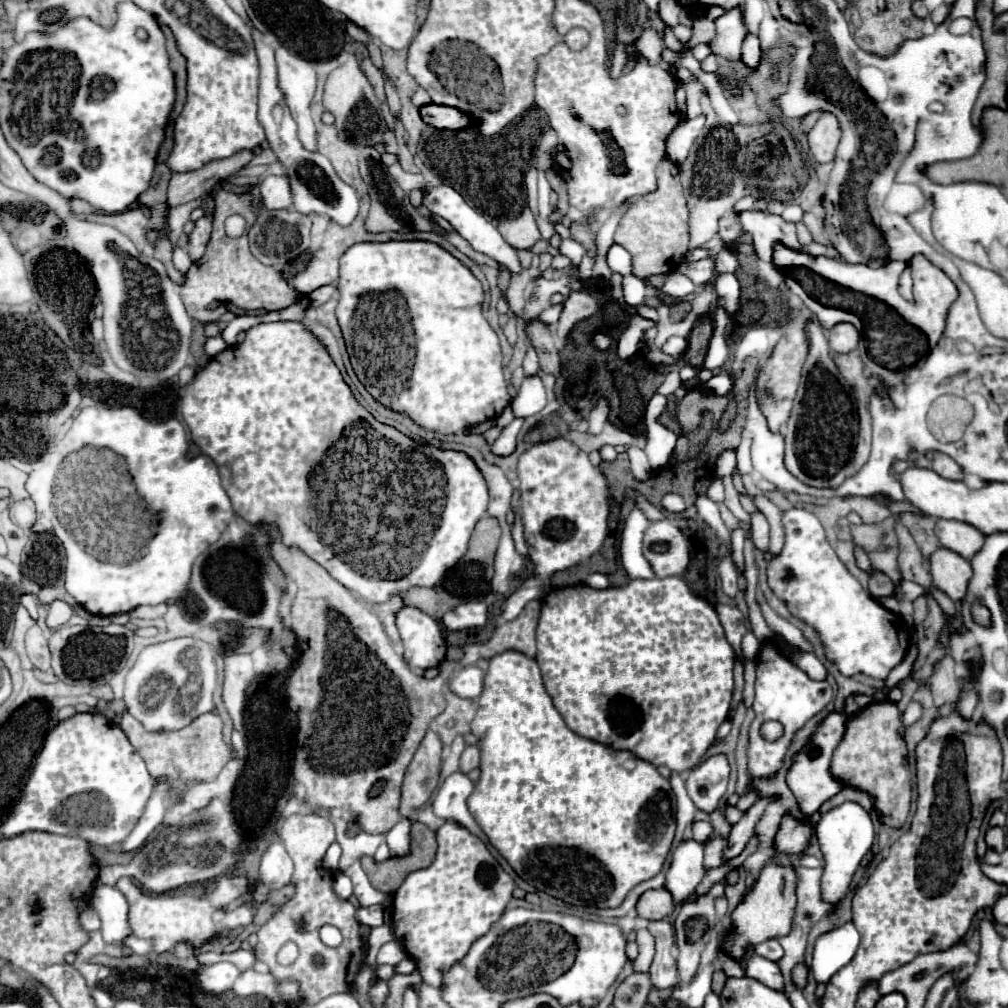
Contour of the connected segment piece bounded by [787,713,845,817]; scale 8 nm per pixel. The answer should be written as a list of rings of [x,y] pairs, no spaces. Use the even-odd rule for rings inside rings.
[[[829,713],[829,715],[825,717],[825,721],[819,725],[819,729],[817,729],[817,733],[813,735],[811,743],[807,745],[807,749],[801,751],[801,753],[795,757],[795,761],[793,761],[793,765],[791,765],[789,773],[787,773],[787,783],[789,783],[791,791],[793,791],[793,795],[797,797],[799,811],[801,811],[803,815],[807,815],[807,817],[813,815],[813,813],[817,813],[817,809],[819,809],[829,797],[837,795],[839,789],[841,789],[841,783],[835,781],[833,775],[829,775],[829,759],[831,759],[835,747],[841,743],[843,733],[845,733],[845,719],[843,719],[843,715],[841,715],[841,713]]]

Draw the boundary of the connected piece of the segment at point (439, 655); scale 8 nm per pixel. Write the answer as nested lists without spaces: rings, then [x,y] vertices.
[[[403,607],[397,615],[397,627],[403,639],[405,661],[411,669],[423,671],[445,661],[445,639],[433,617],[415,607]]]

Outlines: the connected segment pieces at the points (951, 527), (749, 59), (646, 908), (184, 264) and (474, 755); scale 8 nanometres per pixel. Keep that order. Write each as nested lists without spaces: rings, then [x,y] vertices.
[[[937,519],[935,535],[943,547],[957,551],[961,557],[973,557],[985,539],[985,535],[969,523],[955,521],[955,519]]]
[[[747,35],[743,41],[743,63],[751,69],[757,69],[761,61],[761,47],[755,35]]]
[[[667,889],[647,891],[641,895],[637,903],[637,913],[639,917],[645,917],[645,919],[665,919],[673,909],[675,909],[675,903]]]
[[[175,247],[175,251],[173,251],[173,265],[175,265],[175,269],[179,269],[181,273],[185,273],[185,271],[193,265],[193,261],[189,259],[189,255],[187,255],[181,247]]]
[[[473,745],[473,747],[467,747],[459,759],[459,771],[461,773],[469,773],[471,769],[475,769],[479,765],[479,749]]]

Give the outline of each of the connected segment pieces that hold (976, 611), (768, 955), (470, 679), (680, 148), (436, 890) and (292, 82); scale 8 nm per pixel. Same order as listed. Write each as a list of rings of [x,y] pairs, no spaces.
[[[975,601],[975,603],[971,605],[971,617],[973,617],[975,623],[979,623],[979,625],[983,625],[983,627],[987,627],[987,625],[991,623],[991,613],[989,613],[989,609],[987,609],[985,605],[981,605],[979,601]]]
[[[777,939],[763,941],[763,943],[755,945],[755,947],[753,947],[753,951],[755,951],[757,955],[765,957],[765,959],[771,959],[771,961],[775,961],[775,963],[777,963],[777,961],[783,957],[783,947],[779,945],[779,941],[777,941]]]
[[[475,665],[457,669],[457,673],[449,677],[449,689],[459,697],[477,699],[483,689],[483,671]]]
[[[699,115],[695,119],[689,119],[685,123],[679,123],[673,131],[673,135],[669,135],[667,139],[667,157],[673,163],[683,163],[693,141],[697,139],[697,135],[701,133],[705,125],[705,115]]]
[[[447,821],[437,831],[437,843],[439,849],[435,861],[427,869],[409,873],[403,885],[393,895],[393,905],[391,905],[391,925],[395,939],[403,945],[409,959],[415,961],[423,983],[433,987],[441,987],[443,971],[451,969],[453,963],[461,961],[467,955],[469,947],[489,931],[493,921],[501,917],[515,887],[513,879],[501,869],[501,865],[489,853],[485,843],[473,833],[469,833],[461,823]]]
[[[285,47],[275,49],[277,61],[277,85],[285,97],[291,117],[299,125],[301,143],[309,151],[317,151],[317,131],[311,119],[311,101],[317,87],[313,67],[301,57],[289,53]]]

